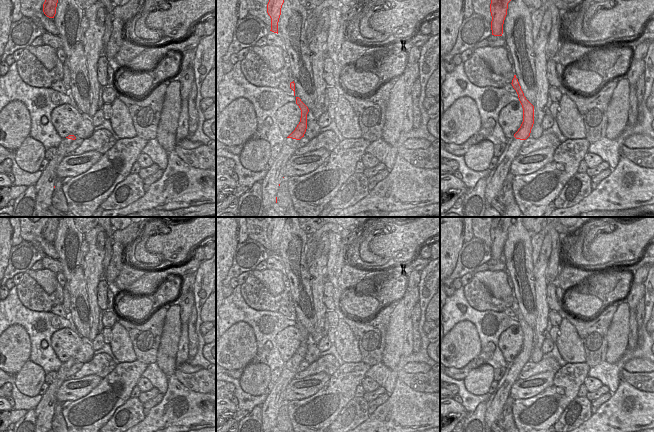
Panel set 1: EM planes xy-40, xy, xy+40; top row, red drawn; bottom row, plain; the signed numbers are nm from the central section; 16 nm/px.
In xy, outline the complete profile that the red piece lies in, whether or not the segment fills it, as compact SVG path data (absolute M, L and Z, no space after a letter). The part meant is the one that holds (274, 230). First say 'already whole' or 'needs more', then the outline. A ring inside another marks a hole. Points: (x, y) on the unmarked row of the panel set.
already whole | M273 217L267 228L267 237L271 242L271 254L278 258L278 246L281 239L281 232L287 217Z

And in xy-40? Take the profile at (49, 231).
already whole | M49 217L43 228L43 236L47 241L54 242L56 238L58 223L58 217Z

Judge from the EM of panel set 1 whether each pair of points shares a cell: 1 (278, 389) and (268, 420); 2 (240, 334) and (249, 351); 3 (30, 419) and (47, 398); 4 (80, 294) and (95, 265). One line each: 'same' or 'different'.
1: same
2: same
3: different
4: different

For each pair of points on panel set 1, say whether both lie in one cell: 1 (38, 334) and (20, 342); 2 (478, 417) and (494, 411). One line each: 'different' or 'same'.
1: different
2: different

